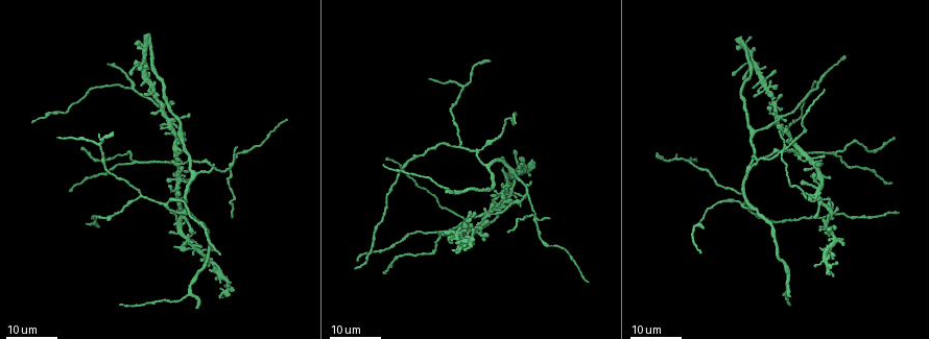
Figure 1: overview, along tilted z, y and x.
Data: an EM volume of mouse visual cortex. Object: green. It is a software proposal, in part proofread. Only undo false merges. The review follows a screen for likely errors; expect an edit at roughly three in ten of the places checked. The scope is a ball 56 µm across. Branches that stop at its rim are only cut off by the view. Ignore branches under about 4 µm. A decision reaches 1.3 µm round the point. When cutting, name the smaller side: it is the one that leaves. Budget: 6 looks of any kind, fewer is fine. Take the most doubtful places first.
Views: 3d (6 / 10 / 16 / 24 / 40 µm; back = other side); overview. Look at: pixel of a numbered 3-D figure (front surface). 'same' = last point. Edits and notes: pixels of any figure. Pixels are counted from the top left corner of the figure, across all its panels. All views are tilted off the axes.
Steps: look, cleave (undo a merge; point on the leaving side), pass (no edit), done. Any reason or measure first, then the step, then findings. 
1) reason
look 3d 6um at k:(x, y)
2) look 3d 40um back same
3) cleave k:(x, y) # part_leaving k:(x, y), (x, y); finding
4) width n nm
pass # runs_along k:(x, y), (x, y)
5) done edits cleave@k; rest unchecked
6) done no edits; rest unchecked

three arms meet
look 3d 24um at 1:(783, 153)

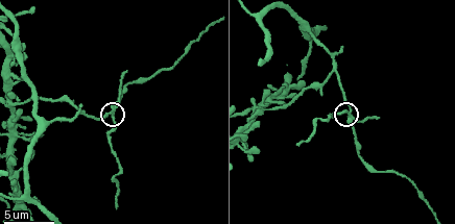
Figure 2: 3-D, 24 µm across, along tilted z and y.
look 3d 10um at 2:(113, 112)

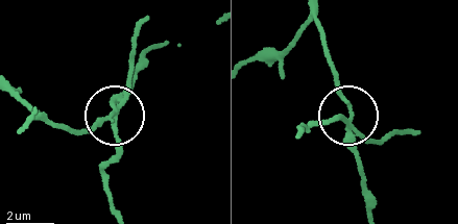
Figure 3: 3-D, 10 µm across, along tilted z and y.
arms 3
cleave 3:(120, 139) # part_leaving 3:(117, 108), (115, 147), (102, 179), (116, 215); two neurons meet here

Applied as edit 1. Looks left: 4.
side arm on a straight run
look 3d 16um at 1:(132, 89)

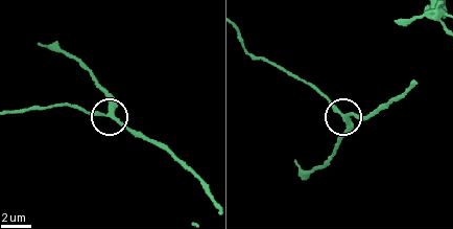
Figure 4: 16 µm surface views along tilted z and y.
look 3d 10um at 4:(347, 119)

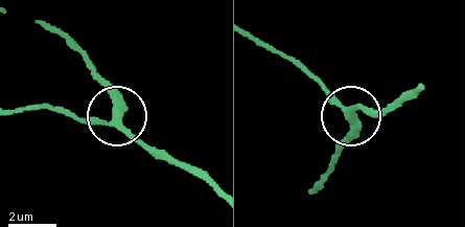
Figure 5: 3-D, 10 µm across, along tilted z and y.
arms 3
pass # runs_along 5:(212, 189), (128, 131), (102, 80); one neuron here

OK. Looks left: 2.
done edits cleave@3; rest unchecked

